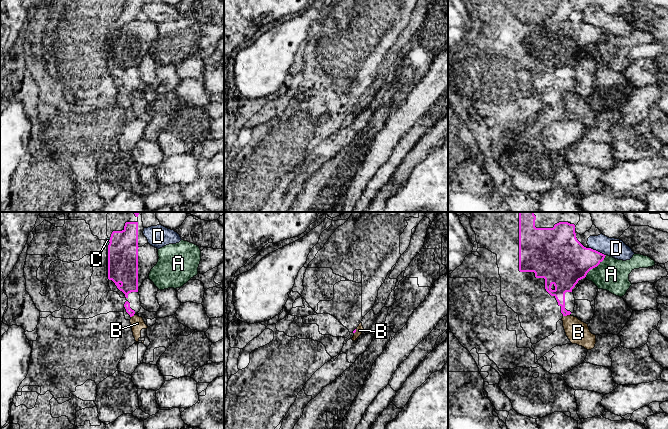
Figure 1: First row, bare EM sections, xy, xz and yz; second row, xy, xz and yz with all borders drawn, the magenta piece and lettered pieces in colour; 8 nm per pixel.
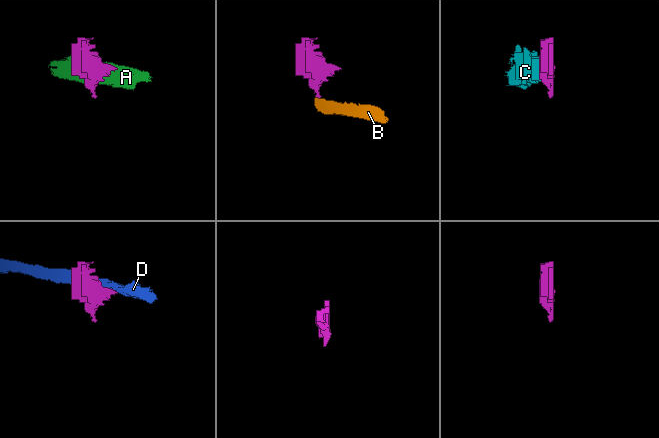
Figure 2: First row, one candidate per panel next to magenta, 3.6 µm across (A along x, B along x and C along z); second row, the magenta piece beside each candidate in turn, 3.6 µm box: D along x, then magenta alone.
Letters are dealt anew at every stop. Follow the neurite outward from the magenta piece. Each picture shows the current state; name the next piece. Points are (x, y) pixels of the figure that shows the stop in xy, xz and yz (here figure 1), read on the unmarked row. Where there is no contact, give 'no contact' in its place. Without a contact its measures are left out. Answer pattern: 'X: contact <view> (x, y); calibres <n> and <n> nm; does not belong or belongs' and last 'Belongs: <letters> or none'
A: contact yz (595, 42); calibres 380 and 260 nm; does not belong
B: contact yz (566, 91); calibres 140 and 180 nm; does not belong
C: contact xy (108, 33); calibres 240 and 30 nm; belongs
D: contact yz (597, 27); calibres 360 and 160 nm; does not belong
Belongs: C

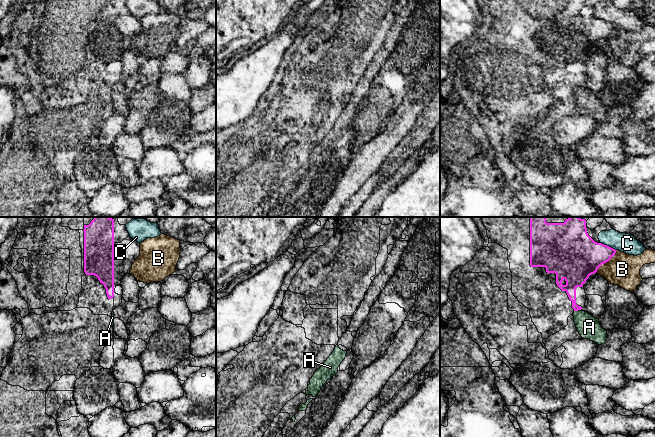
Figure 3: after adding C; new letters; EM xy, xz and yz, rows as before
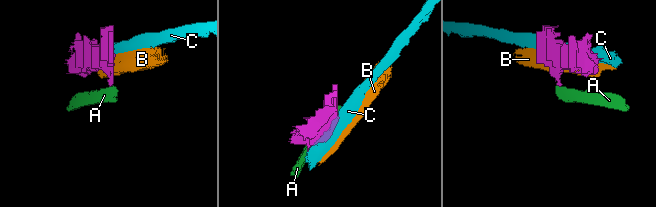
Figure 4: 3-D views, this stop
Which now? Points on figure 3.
A: contact yz (577, 86); calibres 140 and 180 nm; does not belong
B: contact yz (606, 37); calibres 380 and 260 nm; does not belong
C: contact yz (608, 22); calibres 360 and 160 nm; does not belong
Belongs: none

